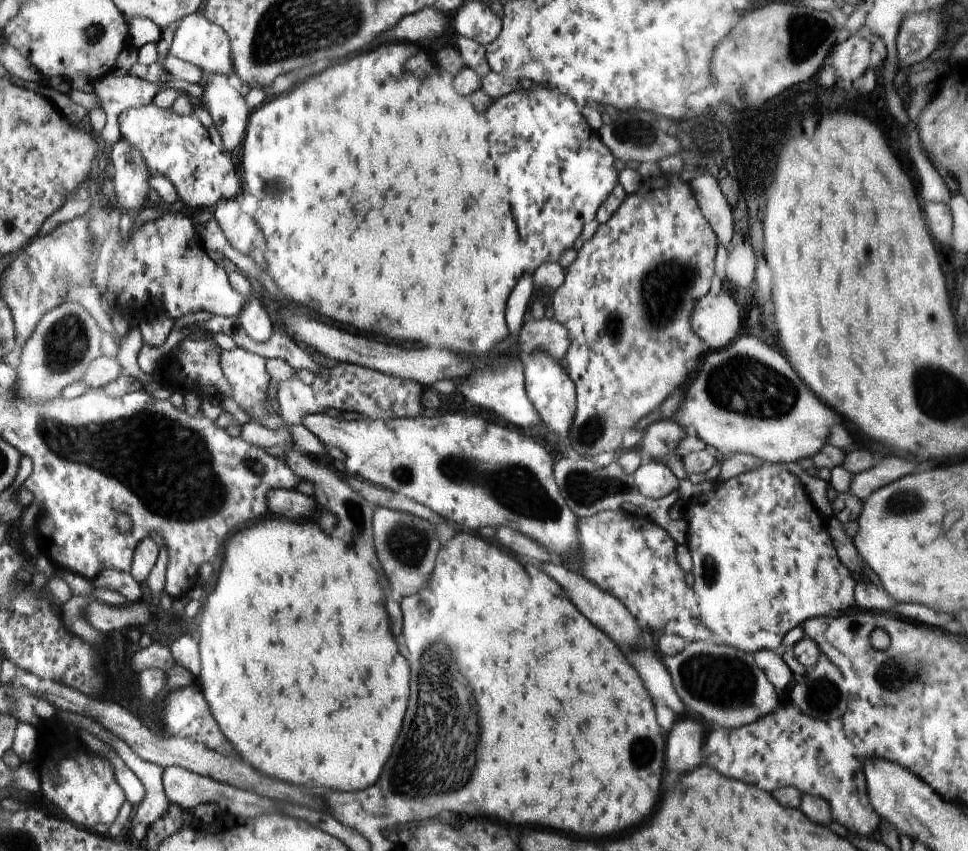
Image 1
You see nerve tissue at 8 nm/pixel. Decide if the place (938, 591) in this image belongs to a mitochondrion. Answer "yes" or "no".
no

